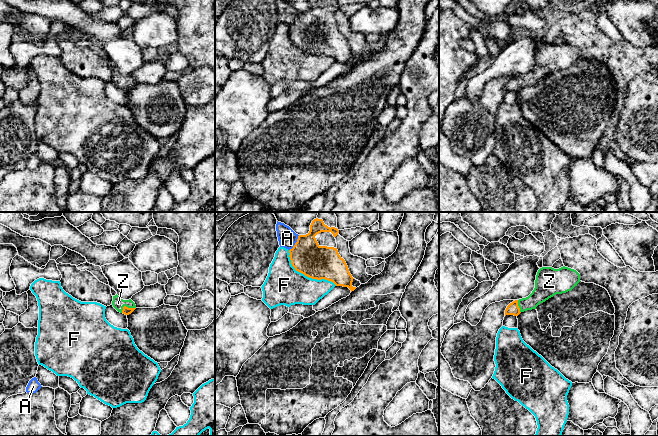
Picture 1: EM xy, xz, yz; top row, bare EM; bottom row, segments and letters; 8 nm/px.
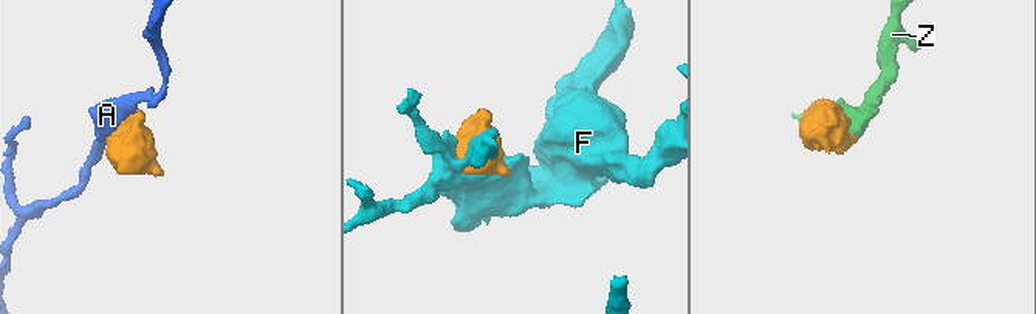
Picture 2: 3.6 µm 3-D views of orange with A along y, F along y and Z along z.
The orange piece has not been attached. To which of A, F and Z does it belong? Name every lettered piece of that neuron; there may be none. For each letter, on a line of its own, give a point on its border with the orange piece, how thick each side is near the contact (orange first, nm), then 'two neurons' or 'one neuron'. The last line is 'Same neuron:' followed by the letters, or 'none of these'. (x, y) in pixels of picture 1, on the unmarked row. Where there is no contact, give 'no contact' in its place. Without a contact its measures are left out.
A: meets orange in xz at (295, 19); 280 nm thick on the orange side, 150 nm on the other; two neurons
F: meets orange in xz at (306, 51); 280 nm thick on the orange side, 300 nm on the other; two neurons
Z: meets orange in xy at (126, 83); 60 nm thick on the orange side, 90 nm on the other; one neuron
Same neuron: Z

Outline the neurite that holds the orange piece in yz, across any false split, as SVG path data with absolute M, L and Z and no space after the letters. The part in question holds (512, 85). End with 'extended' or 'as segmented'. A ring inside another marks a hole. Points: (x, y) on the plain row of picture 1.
M565 42L559 45L542 43L537 48L532 69L510 79L505 86L505 92L518 92L521 88L536 85L540 79L554 71L571 67L579 58L580 50L574 45Z | extended

